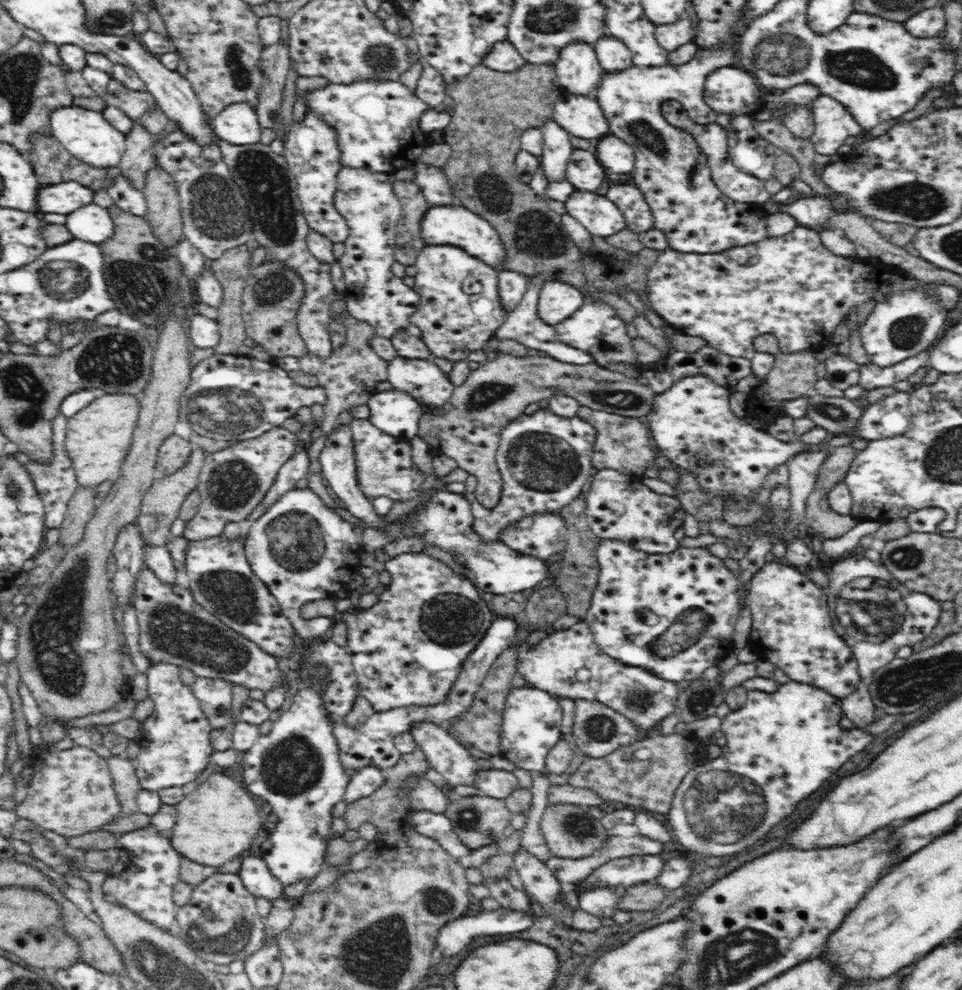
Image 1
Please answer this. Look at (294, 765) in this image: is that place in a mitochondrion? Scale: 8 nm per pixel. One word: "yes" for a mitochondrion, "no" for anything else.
yes

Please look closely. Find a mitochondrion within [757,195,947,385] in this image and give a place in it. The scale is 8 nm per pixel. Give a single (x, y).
(905, 332)

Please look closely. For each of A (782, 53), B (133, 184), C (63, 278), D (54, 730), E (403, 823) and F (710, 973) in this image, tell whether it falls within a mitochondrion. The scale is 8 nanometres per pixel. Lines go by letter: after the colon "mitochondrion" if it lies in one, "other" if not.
A: mitochondrion
B: other
C: mitochondrion
D: other
E: other
F: mitochondrion

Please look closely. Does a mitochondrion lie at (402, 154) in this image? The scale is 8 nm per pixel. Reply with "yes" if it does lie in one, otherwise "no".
no

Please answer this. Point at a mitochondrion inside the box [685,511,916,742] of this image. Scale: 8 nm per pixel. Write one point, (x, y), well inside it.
(859, 605)

